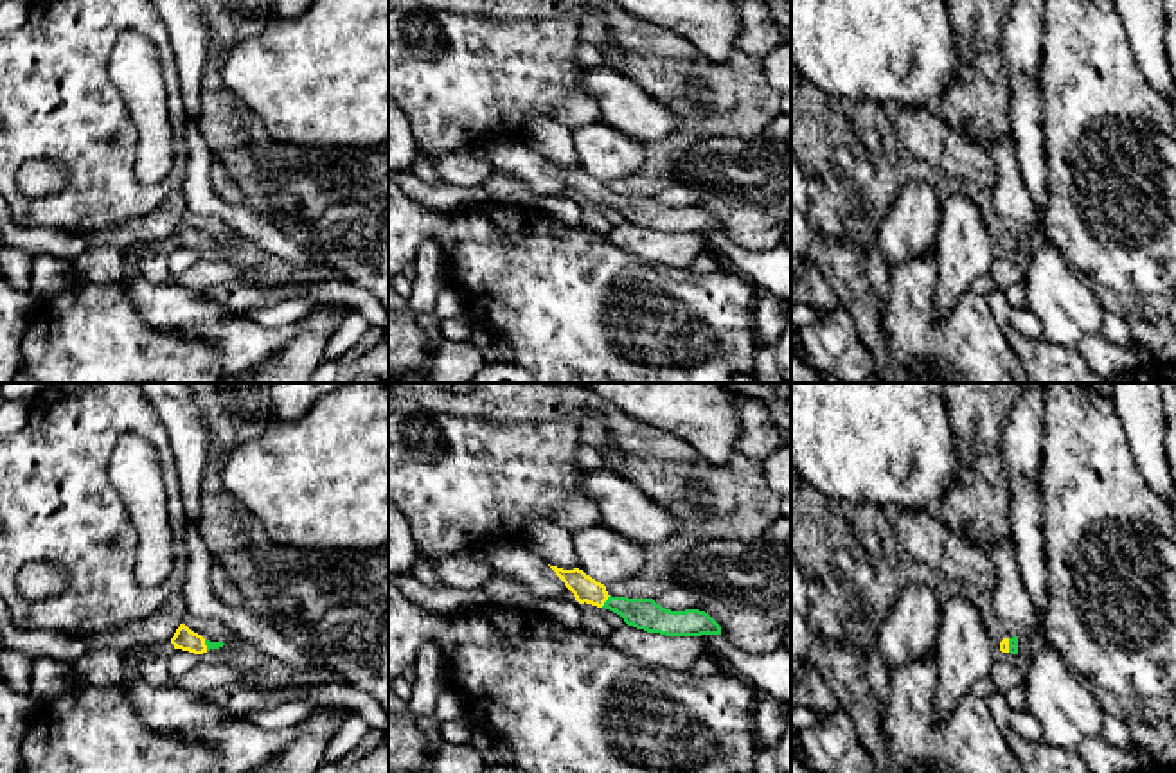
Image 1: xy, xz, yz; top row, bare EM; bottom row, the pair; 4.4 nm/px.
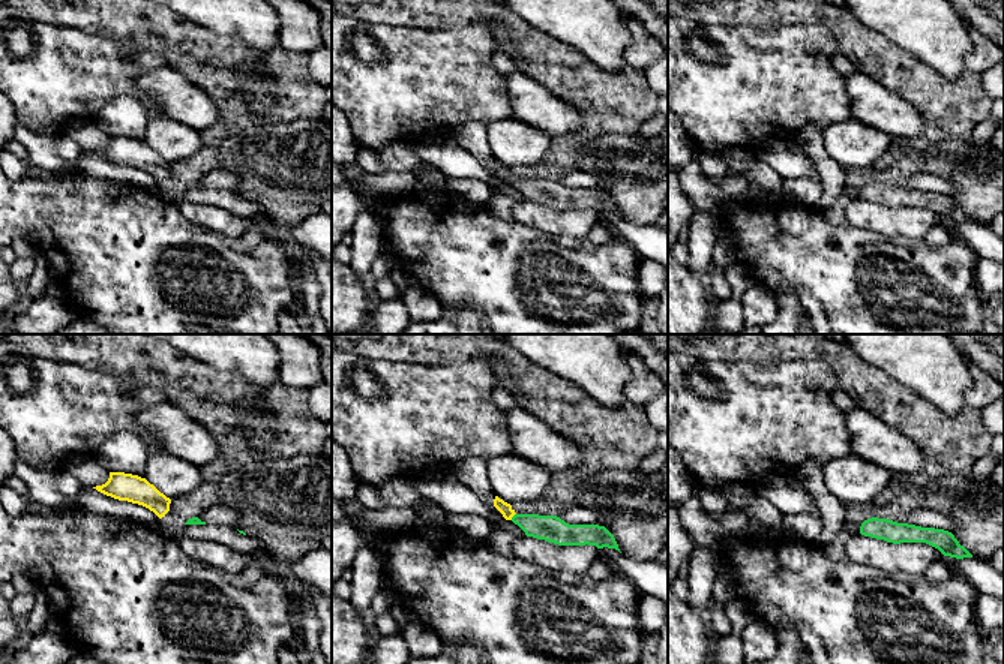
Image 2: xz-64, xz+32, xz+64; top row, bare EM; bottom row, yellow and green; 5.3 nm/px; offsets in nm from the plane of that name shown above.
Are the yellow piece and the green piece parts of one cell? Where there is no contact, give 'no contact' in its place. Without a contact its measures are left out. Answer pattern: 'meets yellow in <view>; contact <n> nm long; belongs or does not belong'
meets yellow in xz; contact 70 nm long; belongs

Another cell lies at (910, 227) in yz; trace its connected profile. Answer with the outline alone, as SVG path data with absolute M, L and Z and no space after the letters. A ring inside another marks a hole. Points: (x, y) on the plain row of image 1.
M922 182L903 183L878 228L878 248L886 264L935 252L939 218L940 198L933 187Z

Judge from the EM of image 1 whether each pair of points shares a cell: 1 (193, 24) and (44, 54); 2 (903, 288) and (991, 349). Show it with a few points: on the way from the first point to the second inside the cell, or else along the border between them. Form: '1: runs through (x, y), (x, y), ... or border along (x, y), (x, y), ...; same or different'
1: border along (160, 18), (169, 35), (178, 71); different
2: runs through (914, 313), (950, 349), (966, 349); same

